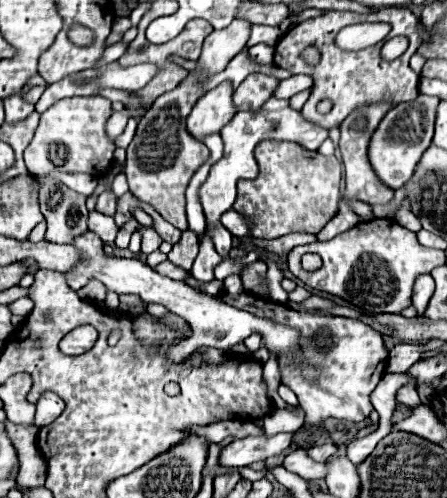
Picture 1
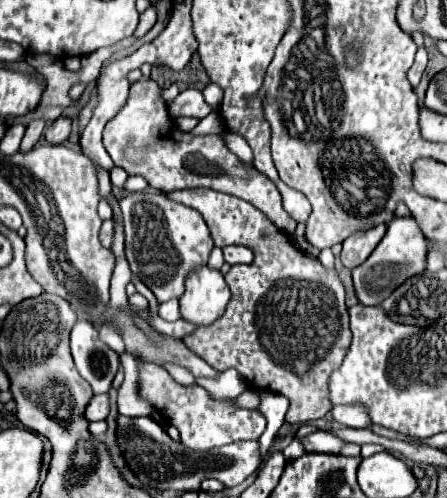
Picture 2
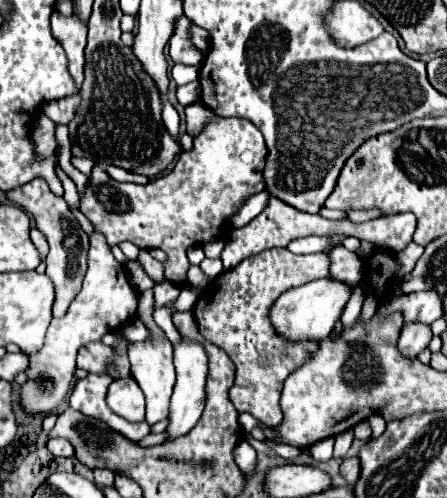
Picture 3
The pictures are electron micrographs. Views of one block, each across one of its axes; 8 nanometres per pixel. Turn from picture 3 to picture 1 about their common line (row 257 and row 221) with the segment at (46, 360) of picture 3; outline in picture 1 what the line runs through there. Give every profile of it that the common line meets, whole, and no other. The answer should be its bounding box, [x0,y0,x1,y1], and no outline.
[88,212,118,244]

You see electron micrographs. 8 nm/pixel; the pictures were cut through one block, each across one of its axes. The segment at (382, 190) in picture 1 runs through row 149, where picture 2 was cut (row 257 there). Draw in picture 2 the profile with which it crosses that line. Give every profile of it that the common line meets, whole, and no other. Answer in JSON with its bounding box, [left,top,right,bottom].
[340,224,386,270]

